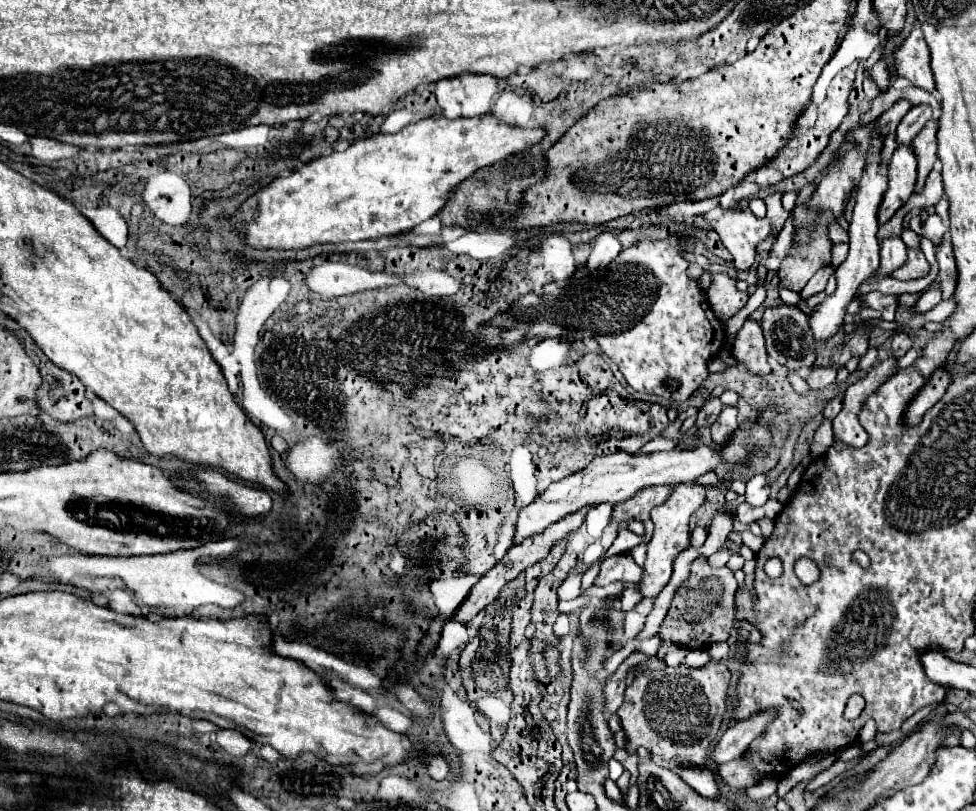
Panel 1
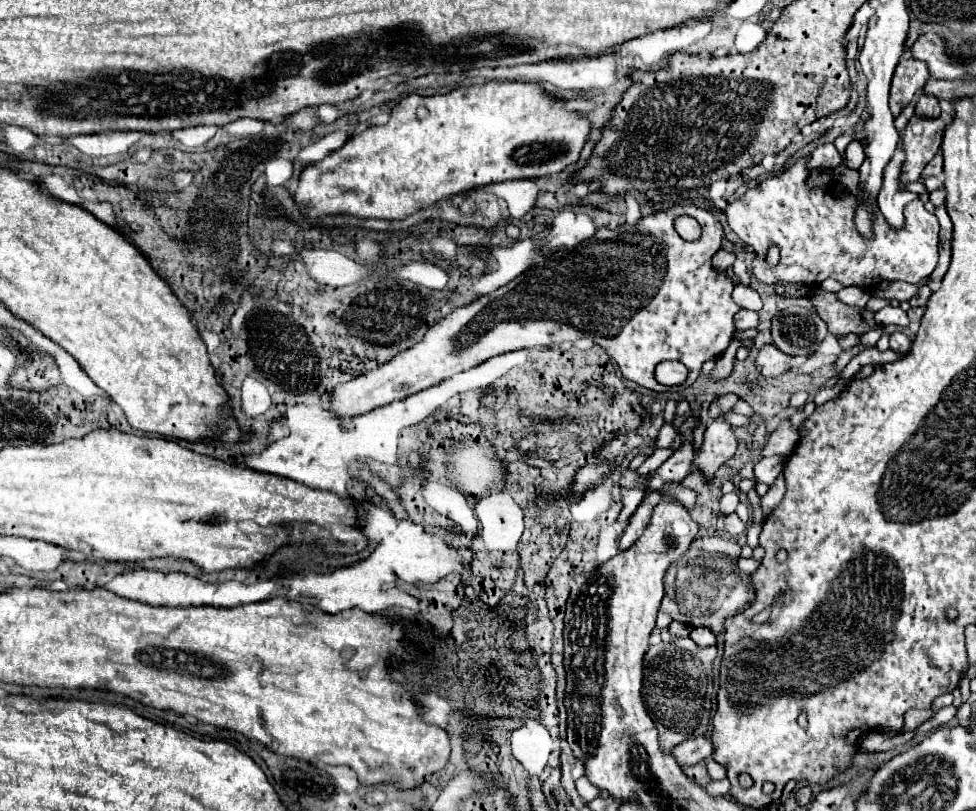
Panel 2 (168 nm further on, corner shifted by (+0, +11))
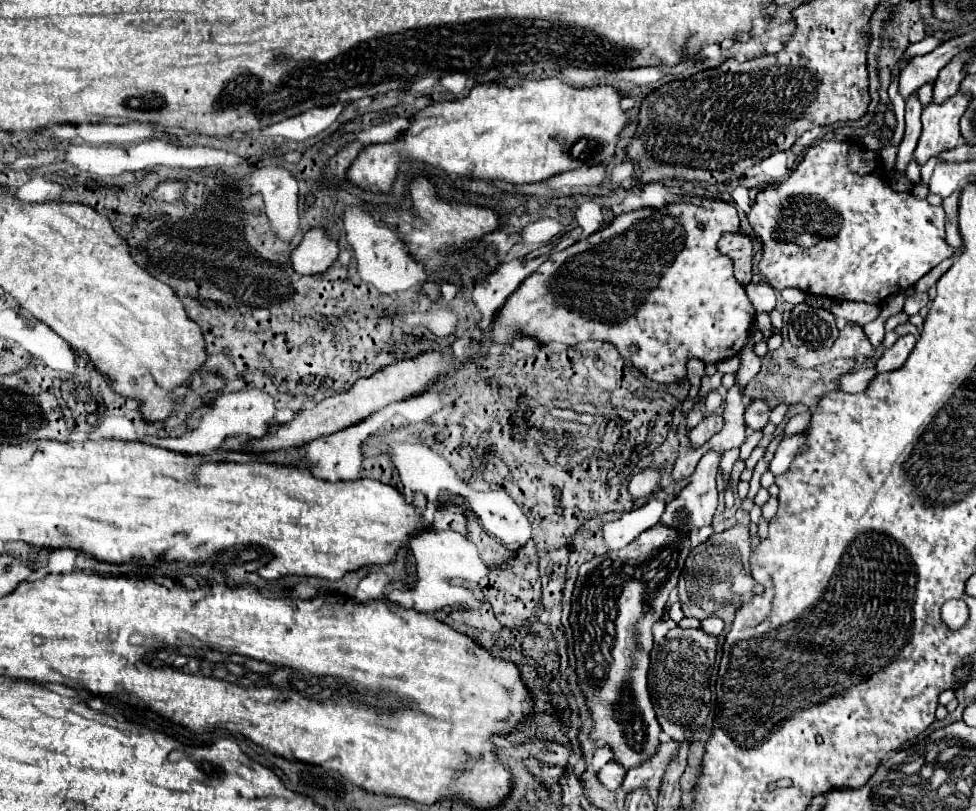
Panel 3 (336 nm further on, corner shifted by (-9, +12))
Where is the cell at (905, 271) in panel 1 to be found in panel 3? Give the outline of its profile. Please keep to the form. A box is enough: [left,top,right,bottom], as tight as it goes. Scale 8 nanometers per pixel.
[747,141,959,303]

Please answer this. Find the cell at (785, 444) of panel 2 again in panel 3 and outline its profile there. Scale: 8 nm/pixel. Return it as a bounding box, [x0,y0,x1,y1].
[785,411,811,435]

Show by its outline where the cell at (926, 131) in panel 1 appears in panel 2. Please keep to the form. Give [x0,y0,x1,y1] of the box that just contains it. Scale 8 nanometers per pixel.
[916,94,940,118]

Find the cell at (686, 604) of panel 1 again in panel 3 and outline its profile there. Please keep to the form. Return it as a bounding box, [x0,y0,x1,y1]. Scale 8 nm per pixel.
[677,525,763,625]

